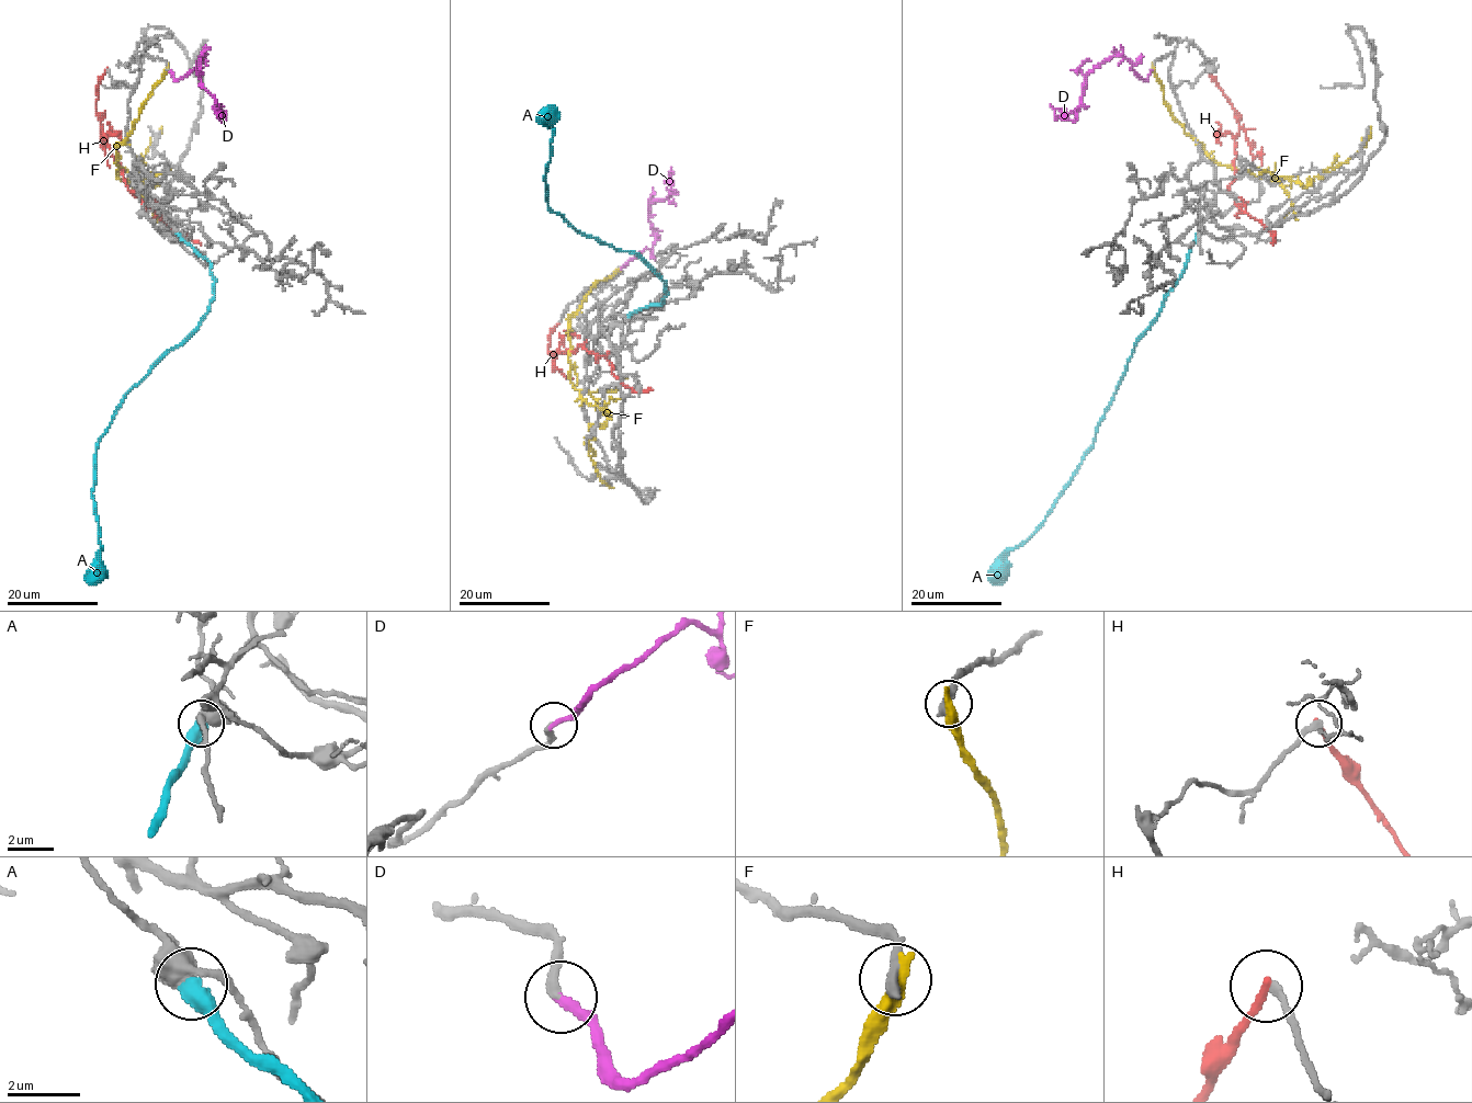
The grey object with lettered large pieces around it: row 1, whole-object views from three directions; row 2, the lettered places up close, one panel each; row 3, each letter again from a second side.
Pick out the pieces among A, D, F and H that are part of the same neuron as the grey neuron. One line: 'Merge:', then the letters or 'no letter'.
Merge: D

